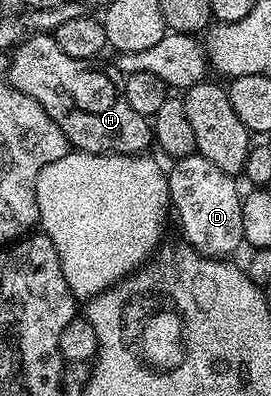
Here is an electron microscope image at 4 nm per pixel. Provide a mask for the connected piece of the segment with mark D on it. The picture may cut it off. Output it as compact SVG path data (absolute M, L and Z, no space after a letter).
M194 152L192 155L188 155L187 157L180 157L177 158L171 164L168 169L169 177L168 187L170 188L170 205L172 206L172 213L173 216L178 216L178 225L182 228L182 233L184 236L185 244L190 245L197 253L203 253L205 257L217 257L219 259L226 259L229 258L231 255L230 253L234 253L237 251L238 248L243 248L244 245L244 215L242 214L242 199L244 196L243 190L238 190L238 185L233 176L229 173L225 173L224 171L220 171L220 167L216 167L216 163L208 163L208 159L204 159L198 152Z

